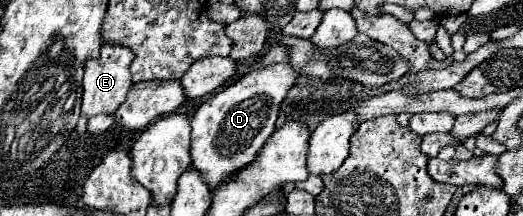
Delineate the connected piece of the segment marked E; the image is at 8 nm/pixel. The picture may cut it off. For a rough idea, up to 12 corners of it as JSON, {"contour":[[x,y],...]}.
{"contour":[[103,43],[87,59],[83,117],[113,115],[133,85],[133,53]]}

